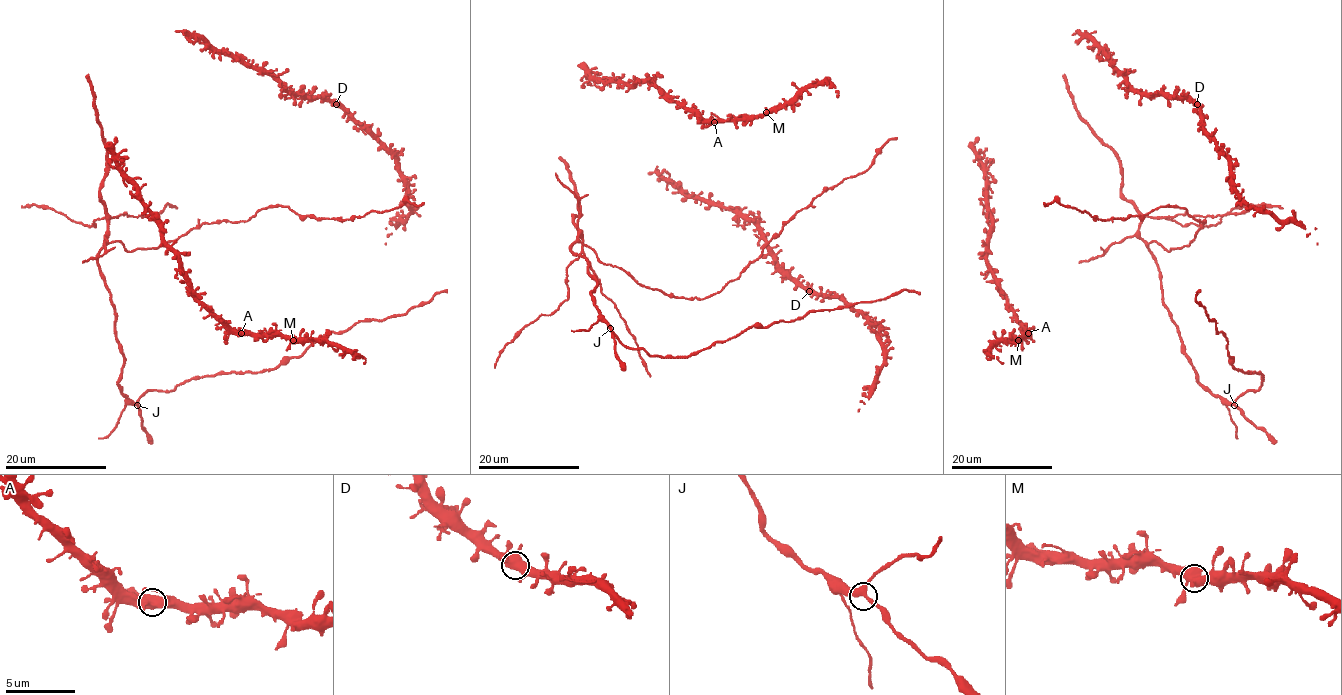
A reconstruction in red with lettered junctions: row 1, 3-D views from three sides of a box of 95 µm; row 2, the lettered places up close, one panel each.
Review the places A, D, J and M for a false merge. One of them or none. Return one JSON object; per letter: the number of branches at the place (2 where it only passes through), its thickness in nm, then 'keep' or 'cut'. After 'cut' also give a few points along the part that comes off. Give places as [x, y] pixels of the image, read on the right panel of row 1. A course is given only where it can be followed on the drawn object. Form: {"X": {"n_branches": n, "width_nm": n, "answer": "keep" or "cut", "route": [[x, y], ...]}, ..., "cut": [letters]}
{"A": {"n_branches": 3, "width_nm": 480, "answer": "keep"}, "D": {"n_branches": 4, "width_nm": 500, "answer": "keep"}, "J": {"n_branches": 3, "width_nm": 360, "answer": "keep"}, "M": {"n_branches": 3, "width_nm": 550, "answer": "keep"}, "cut": []}

